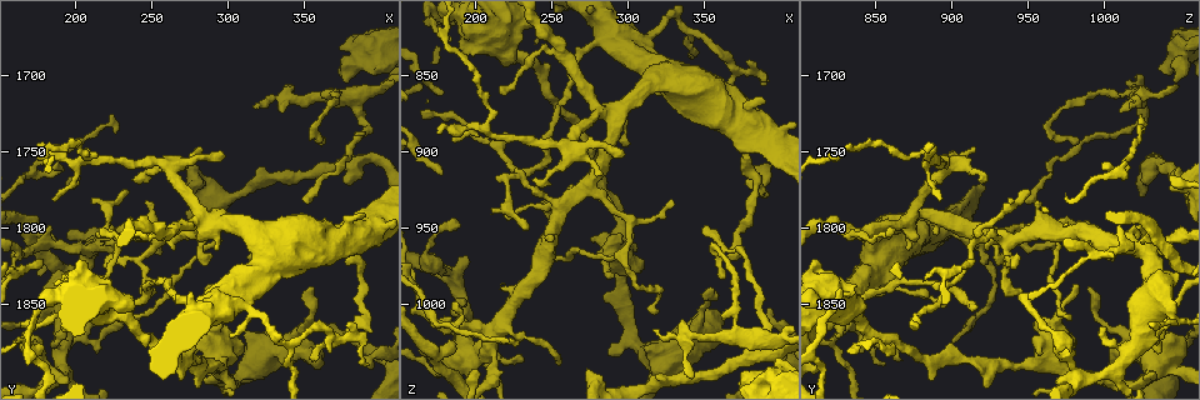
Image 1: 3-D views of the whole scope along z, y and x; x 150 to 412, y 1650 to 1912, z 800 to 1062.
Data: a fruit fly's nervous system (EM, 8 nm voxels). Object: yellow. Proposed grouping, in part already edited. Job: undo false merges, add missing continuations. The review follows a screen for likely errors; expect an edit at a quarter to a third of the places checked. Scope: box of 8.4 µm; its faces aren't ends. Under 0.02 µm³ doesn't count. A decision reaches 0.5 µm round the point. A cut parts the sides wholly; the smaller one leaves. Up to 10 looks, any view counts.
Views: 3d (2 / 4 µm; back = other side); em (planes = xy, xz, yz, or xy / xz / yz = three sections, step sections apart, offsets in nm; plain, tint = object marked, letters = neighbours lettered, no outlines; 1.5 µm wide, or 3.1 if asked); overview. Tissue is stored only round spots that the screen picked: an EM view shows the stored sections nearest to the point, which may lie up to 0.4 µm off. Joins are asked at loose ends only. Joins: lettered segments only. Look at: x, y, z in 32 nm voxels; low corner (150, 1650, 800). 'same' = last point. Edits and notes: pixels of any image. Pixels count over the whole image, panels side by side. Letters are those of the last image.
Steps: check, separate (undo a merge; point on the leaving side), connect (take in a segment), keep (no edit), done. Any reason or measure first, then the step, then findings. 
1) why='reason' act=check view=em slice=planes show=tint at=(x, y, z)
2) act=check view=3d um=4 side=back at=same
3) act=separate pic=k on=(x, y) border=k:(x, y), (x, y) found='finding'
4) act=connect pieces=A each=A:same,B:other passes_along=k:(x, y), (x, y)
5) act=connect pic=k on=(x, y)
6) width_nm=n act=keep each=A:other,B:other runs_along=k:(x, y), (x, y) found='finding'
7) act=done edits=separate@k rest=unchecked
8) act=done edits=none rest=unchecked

why='thin end' act=check view=3d um=4 at=(216, 1800, 862)

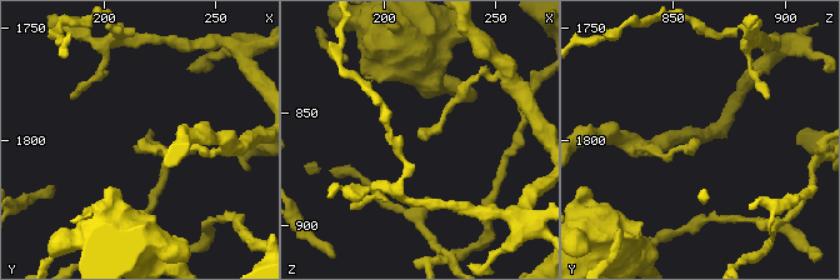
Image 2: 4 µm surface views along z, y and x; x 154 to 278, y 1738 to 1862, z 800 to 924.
why='now the EM' act=check view=em slice=planes show=letters at=(215, 1800, 861)

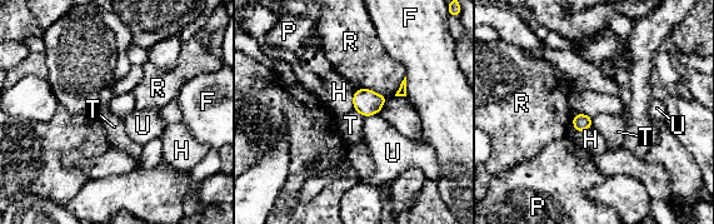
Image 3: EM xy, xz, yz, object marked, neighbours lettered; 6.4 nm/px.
longest_contact=R:220nm act=keep each=F:other,H:other,P:other,R:other,T:other,U:other found='none of them fits'

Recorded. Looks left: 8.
why='thin end' act=check view=3d um=4 at=(186, 1762, 1000)

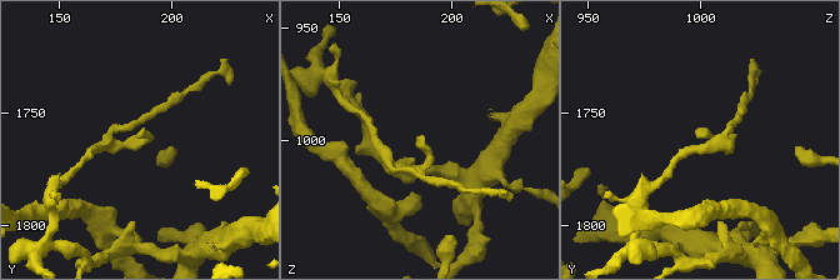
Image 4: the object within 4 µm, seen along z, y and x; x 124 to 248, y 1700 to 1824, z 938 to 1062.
act=check view=em slice=planes show=letters at=(185, 1759, 999)

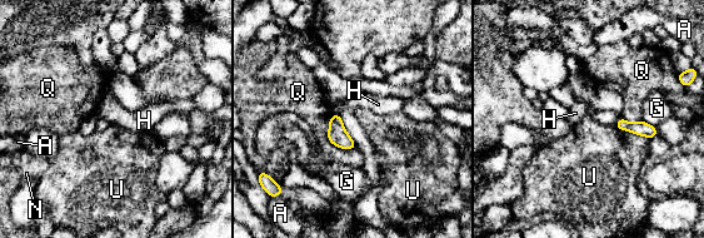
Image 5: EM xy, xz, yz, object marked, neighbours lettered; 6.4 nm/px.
act=keep each=A:other,G:other,H:other,N:other,Q:other,U:other border=5:(330, 115), (328, 139), (355, 149) found='no lettered segment goes on from it'

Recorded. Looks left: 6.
why='thin end' act=check view=em slice=planes show=letters at=(354, 1840, 990)

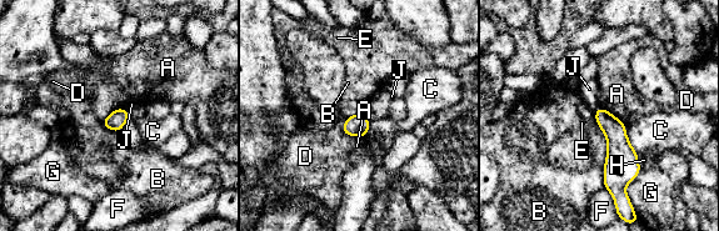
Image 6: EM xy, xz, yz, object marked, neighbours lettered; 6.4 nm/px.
act=keep each=A:other,B:other,C:other,D:other,E:other,F:other,G:other,H:other,J:other border=6:(358, 113), (346, 117) found='none of them fits'

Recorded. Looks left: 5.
why='an open end' act=check view=em slice=planes show=plain at=(288, 1894, 1034)

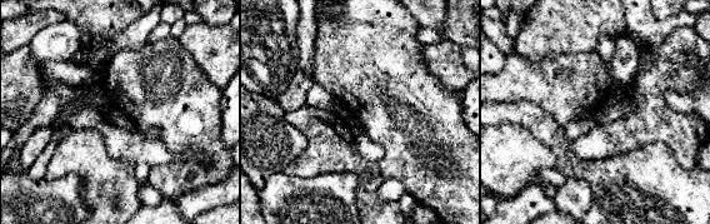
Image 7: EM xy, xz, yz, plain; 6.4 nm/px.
why='what lies round it' act=check view=em slice=planes show=letters at=same

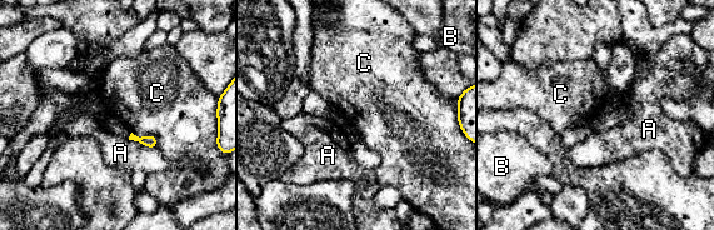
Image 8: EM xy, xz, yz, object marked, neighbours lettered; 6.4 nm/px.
act=keep each=A:other,B:other,C:other border=8:(131, 131), (153, 135), (158, 146) found='no lettered segment goes on from it'

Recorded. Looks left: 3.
act=done edits=none rest=unchecked

